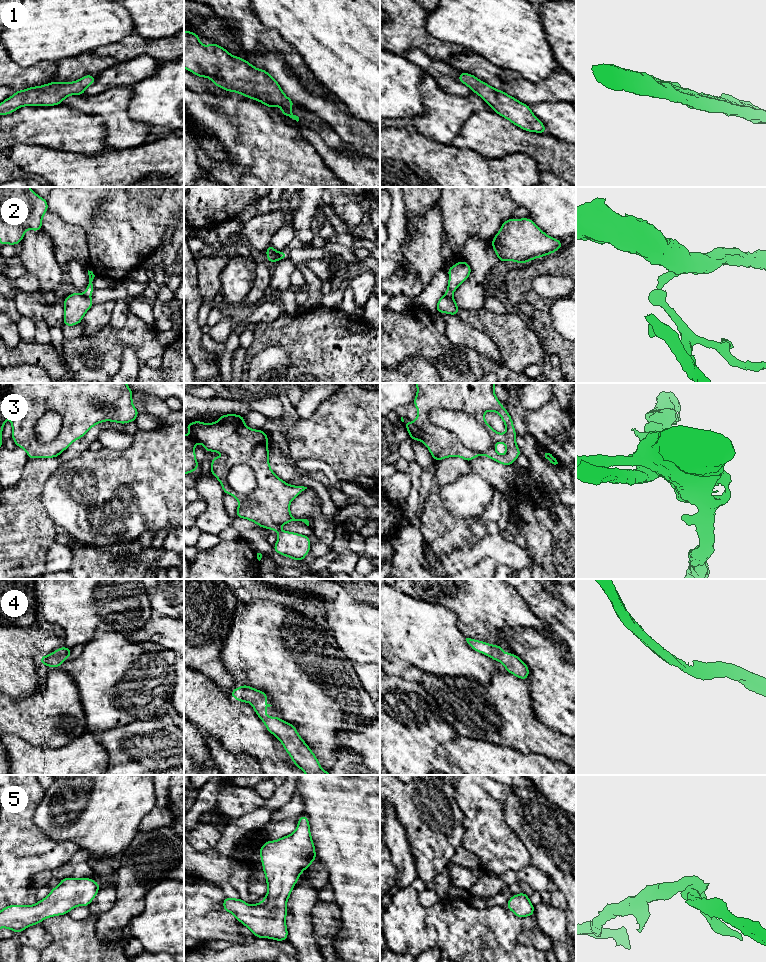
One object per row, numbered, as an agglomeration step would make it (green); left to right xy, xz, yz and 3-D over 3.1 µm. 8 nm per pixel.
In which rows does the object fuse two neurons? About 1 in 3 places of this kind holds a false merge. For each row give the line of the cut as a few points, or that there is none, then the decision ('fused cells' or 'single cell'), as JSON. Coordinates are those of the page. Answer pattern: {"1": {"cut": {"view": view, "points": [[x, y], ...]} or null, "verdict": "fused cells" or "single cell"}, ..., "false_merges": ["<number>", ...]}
{"1": {"cut": null, "verdict": "single cell"}, "2": {"cut": {"view": "yz", "points": [[446, 293], [451, 294]]}, "verdict": "fused cells"}, "3": {"cut": {"view": "yz", "points": [[429, 412], [460, 410], [470, 414], [487, 432], [491, 445]]}, "verdict": "fused cells"}, "4": {"cut": null, "verdict": "single cell"}, "5": {"cut": null, "verdict": "single cell"}, "false_merges": ["2", "3"]}

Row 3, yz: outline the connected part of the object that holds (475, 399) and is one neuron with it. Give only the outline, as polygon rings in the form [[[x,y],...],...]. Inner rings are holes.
[[[415,383],[417,386],[417,394],[413,403],[418,410],[418,415],[414,422],[405,422],[403,417],[401,421],[405,424],[409,437],[413,440],[423,442],[430,451],[435,461],[440,461],[444,458],[458,456],[468,462],[476,458],[478,455],[466,448],[458,439],[457,435],[438,426],[433,425],[429,421],[429,414],[434,410],[452,410],[461,411],[473,416],[488,432],[491,439],[491,446],[483,454],[488,458],[510,466],[521,454],[520,449],[516,444],[516,431],[512,418],[507,410],[497,399],[494,389],[494,383]],[[486,411],[495,411],[499,414],[506,426],[504,434],[496,432],[484,419]],[[502,442],[506,446],[506,453],[499,454],[495,446],[497,443]]]

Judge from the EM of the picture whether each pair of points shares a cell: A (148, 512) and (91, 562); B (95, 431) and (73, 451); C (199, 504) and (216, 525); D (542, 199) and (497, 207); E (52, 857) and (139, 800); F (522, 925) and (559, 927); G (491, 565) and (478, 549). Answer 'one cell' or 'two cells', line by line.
A: two cells
B: one cell
C: two cells
D: two cells
E: two cells
F: two cells
G: two cells

